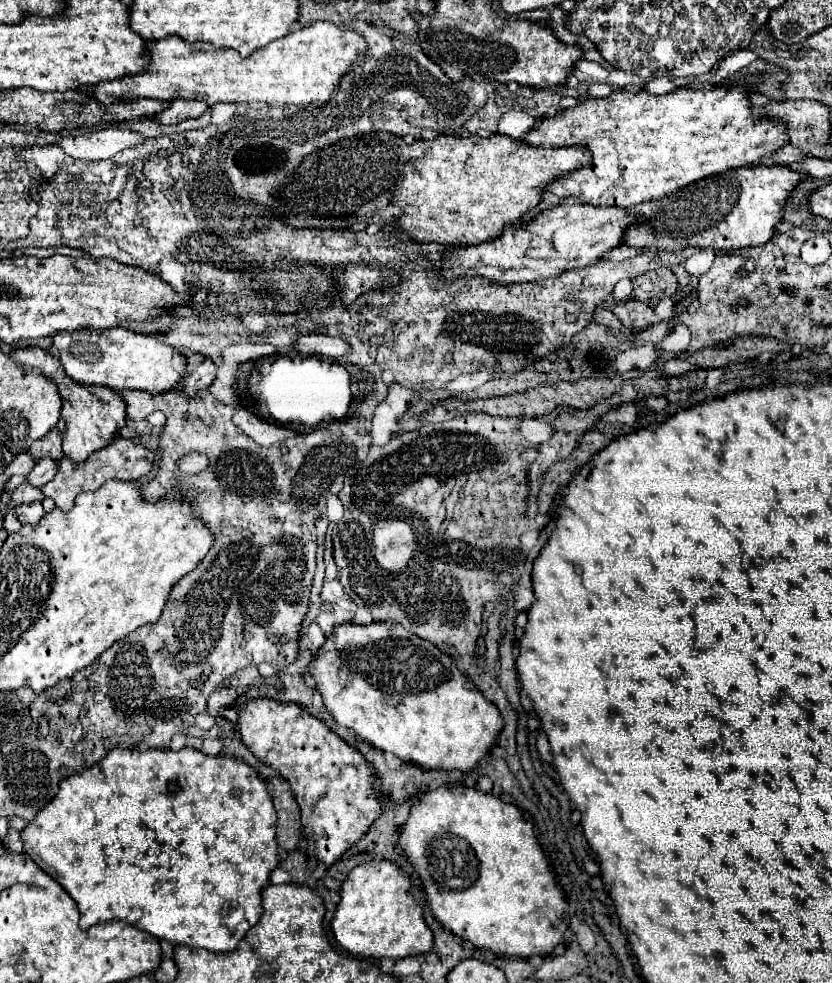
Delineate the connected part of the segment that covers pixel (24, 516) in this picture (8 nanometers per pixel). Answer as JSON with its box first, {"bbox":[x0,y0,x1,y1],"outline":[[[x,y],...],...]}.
{"bbox":[16,502,44,524],"outline":[[[32,502],[32,504],[22,504],[16,508],[16,516],[22,524],[36,524],[44,516],[42,502]]]}

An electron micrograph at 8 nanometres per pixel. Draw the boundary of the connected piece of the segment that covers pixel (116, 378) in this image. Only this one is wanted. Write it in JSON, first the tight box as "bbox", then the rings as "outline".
{"bbox":[54,326,186,394],"outline":[[[122,326],[110,330],[58,332],[54,336],[54,346],[60,352],[60,362],[66,374],[82,384],[96,384],[112,390],[146,390],[150,394],[164,394],[186,378],[186,356],[166,344],[162,336],[136,334]]]}

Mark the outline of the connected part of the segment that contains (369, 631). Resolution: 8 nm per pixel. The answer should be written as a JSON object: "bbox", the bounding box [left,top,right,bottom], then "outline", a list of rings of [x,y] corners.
{"bbox":[310,622,502,772],"outline":[[[374,622],[370,626],[358,626],[358,624],[342,624],[342,626],[336,626],[332,636],[326,638],[326,642],[322,644],[320,648],[320,654],[314,656],[312,664],[310,664],[310,674],[312,678],[316,680],[316,690],[322,694],[324,698],[324,704],[326,704],[326,710],[332,714],[332,718],[340,724],[340,726],[346,726],[350,730],[354,730],[362,740],[368,740],[372,742],[378,750],[384,750],[384,752],[390,752],[394,756],[398,756],[400,760],[408,762],[408,764],[416,764],[416,766],[422,766],[422,768],[440,768],[440,770],[446,770],[446,772],[452,772],[452,770],[460,770],[460,772],[472,772],[478,762],[490,752],[490,748],[494,746],[496,742],[496,736],[500,734],[502,730],[502,716],[498,712],[498,708],[488,702],[482,692],[472,684],[472,680],[468,680],[458,668],[456,664],[452,662],[452,658],[444,652],[440,652],[434,644],[430,644],[428,640],[422,640],[418,636],[414,636],[412,632],[404,630],[400,624],[394,624],[394,622]]]}

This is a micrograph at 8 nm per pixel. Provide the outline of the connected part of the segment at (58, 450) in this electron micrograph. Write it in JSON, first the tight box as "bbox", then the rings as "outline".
{"bbox":[30,420,66,460],"outline":[[[60,420],[44,438],[32,442],[30,446],[30,454],[40,460],[44,456],[50,456],[54,460],[60,460],[64,454],[62,454],[62,436],[64,436],[64,430],[66,430],[66,424],[64,420]]]}

